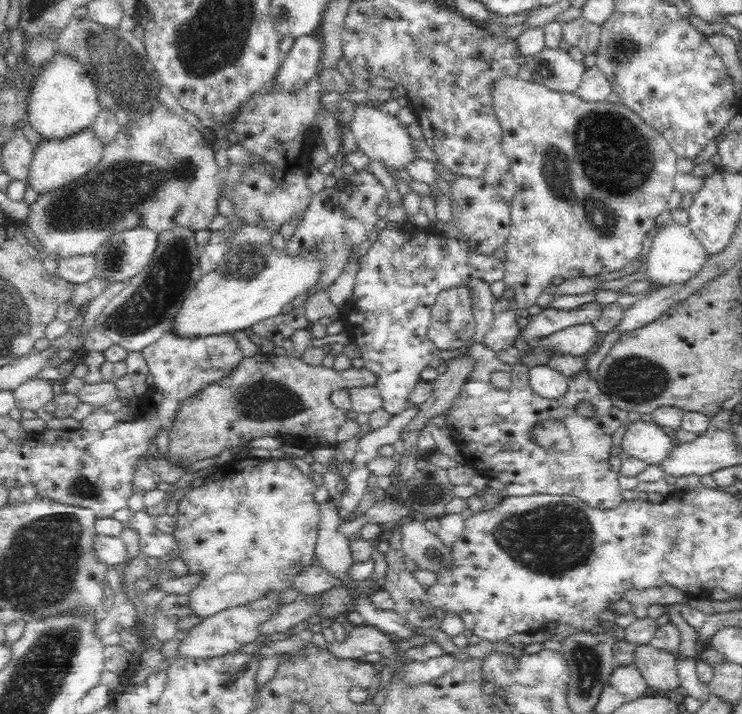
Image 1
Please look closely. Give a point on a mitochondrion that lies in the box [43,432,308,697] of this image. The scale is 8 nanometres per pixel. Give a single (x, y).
(80, 486)

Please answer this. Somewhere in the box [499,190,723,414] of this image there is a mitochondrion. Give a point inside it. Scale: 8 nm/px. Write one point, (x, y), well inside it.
(635, 379)

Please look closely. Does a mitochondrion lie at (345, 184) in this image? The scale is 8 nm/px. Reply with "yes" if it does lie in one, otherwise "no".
no

